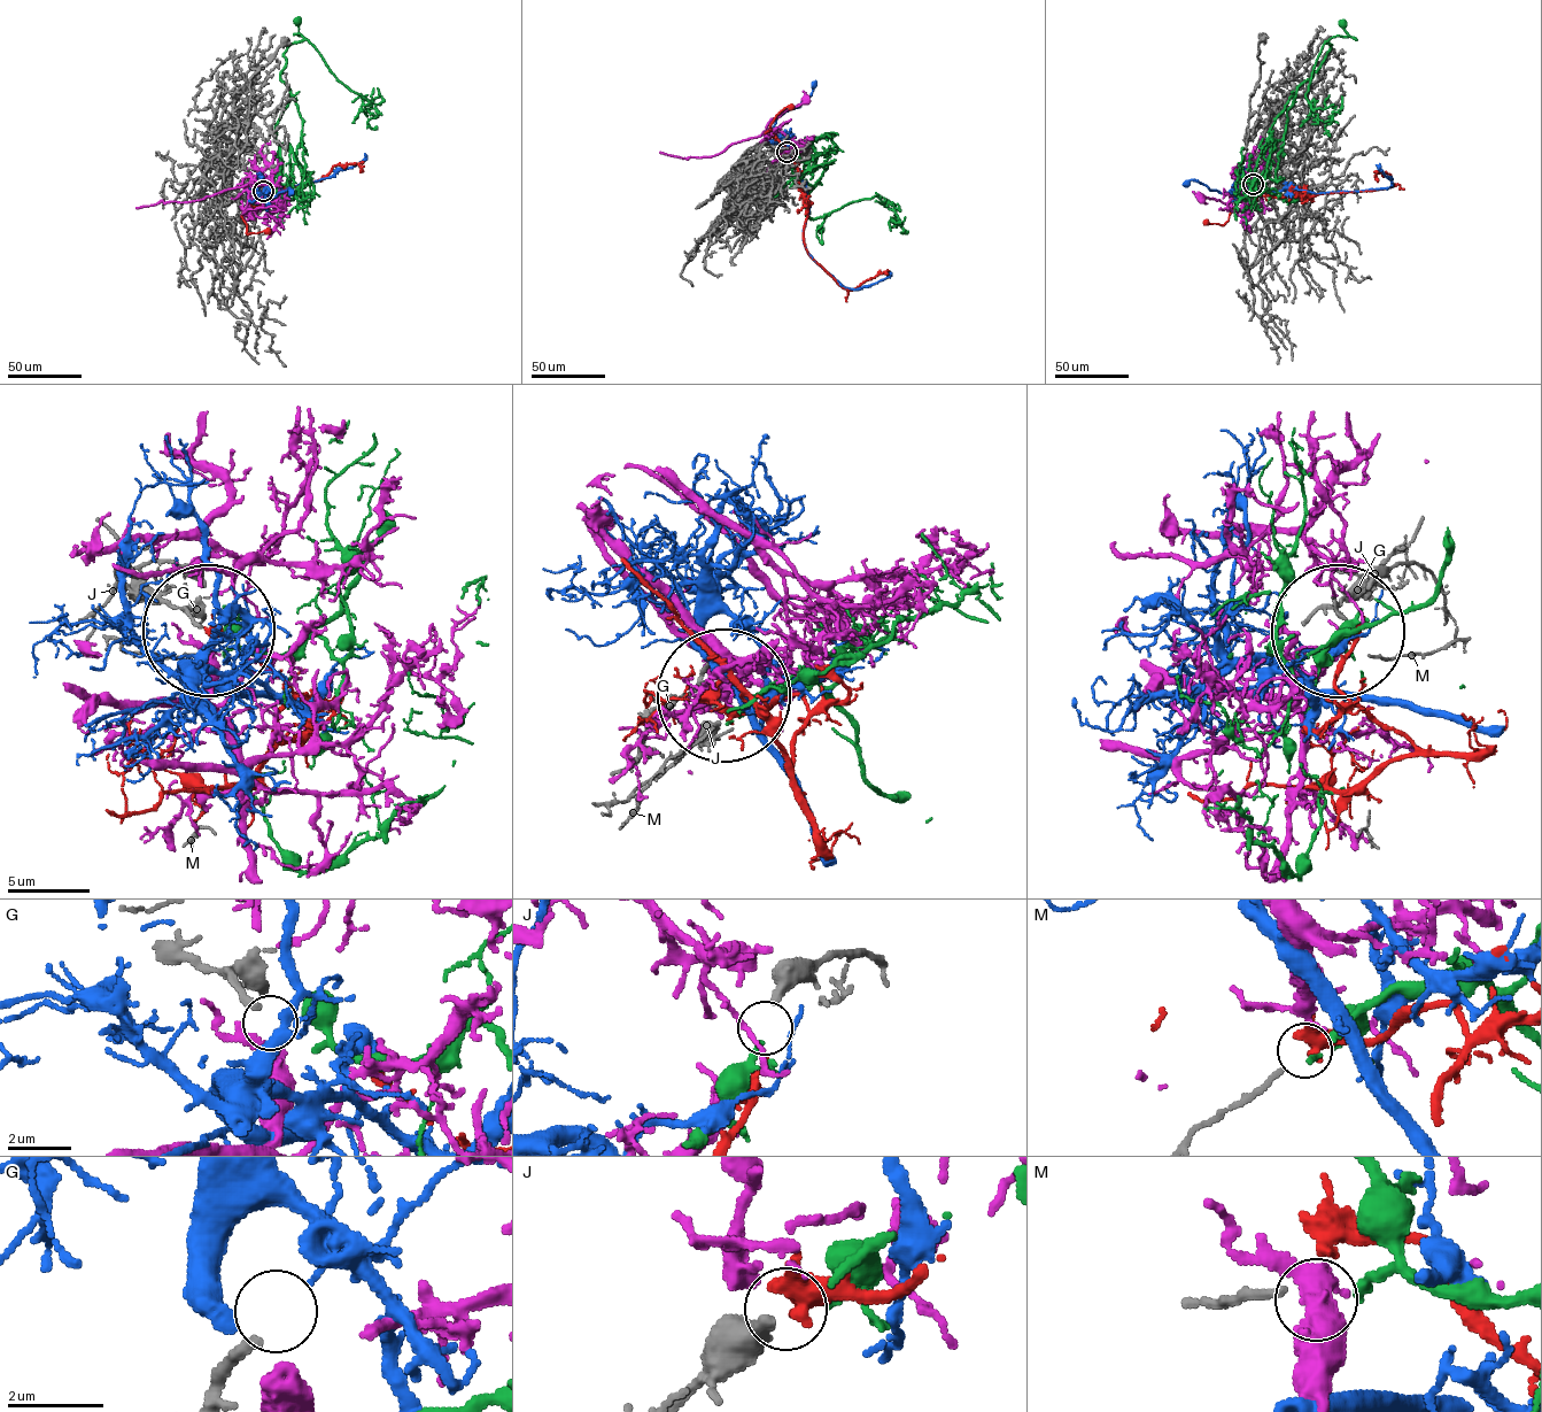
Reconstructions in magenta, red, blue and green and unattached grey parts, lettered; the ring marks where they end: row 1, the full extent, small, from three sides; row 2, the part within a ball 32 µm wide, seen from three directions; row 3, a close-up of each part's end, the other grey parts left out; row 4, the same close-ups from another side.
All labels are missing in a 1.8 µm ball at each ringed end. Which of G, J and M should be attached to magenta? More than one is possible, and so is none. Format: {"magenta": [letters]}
{"magenta": []}

